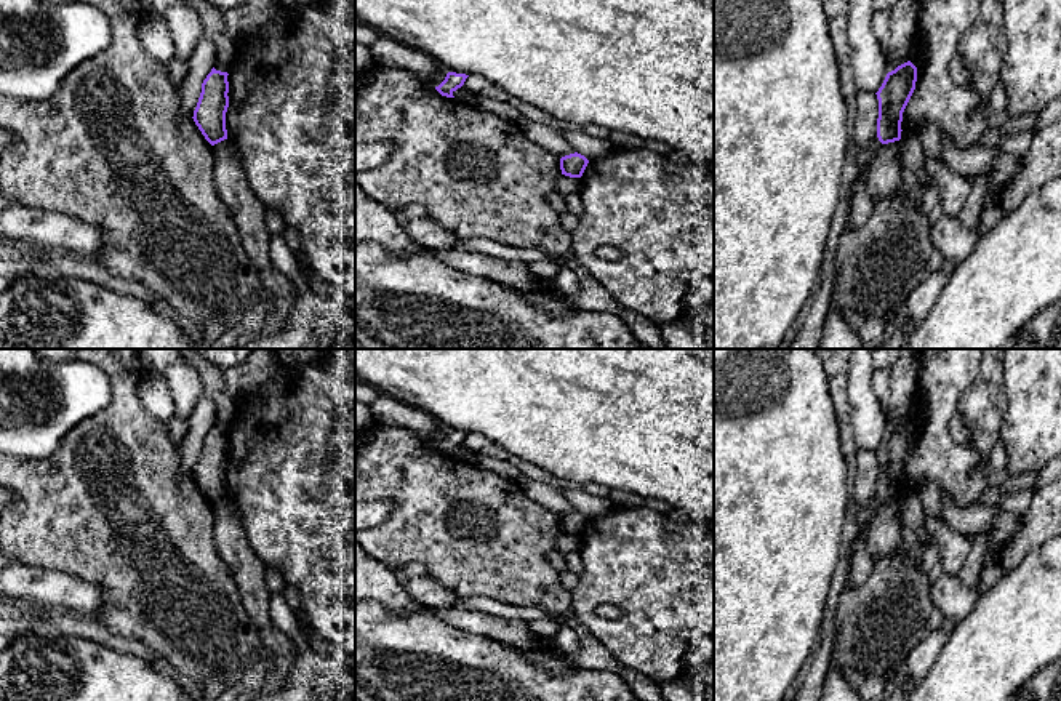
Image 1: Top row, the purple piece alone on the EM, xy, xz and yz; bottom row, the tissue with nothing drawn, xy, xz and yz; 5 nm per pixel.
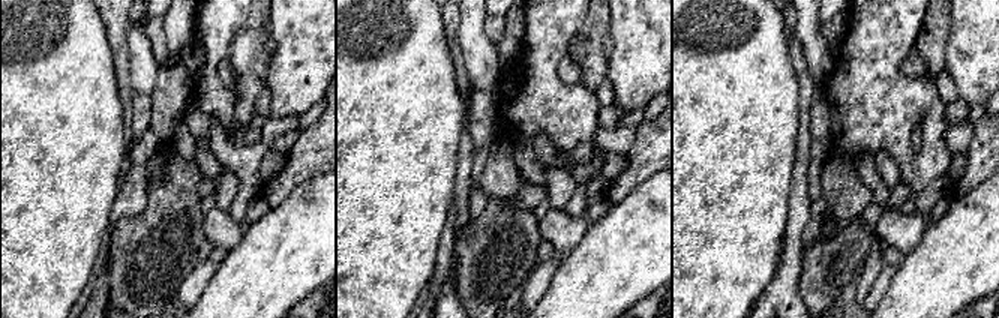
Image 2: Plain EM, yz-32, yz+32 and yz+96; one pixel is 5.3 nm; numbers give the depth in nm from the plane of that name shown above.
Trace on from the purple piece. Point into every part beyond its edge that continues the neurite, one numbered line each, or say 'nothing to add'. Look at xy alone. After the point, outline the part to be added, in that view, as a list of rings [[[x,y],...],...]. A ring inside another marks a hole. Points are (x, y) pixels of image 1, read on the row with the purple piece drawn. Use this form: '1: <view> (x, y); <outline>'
1: xy (231, 180); [[[224,139],[211,147],[214,154],[214,184],[235,219],[242,246],[258,269],[270,267],[270,234],[264,222],[266,206],[254,195],[232,141]]]

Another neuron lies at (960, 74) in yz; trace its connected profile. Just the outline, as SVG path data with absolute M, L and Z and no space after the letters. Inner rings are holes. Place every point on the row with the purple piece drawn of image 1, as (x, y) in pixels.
M959 53L951 59L949 74L952 82L957 85L968 85L971 80L971 72Z

